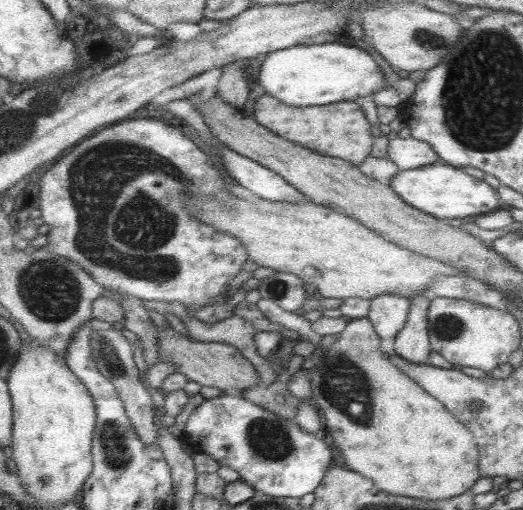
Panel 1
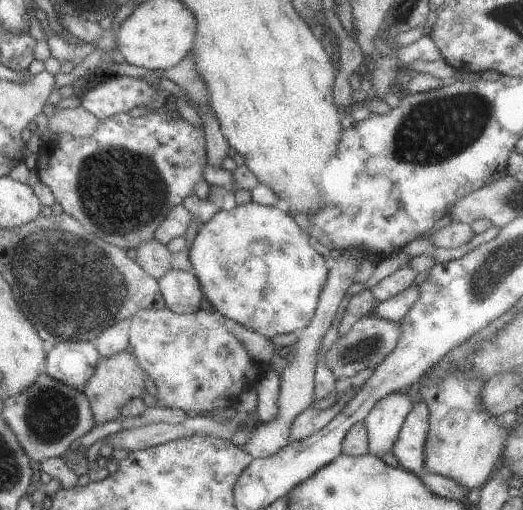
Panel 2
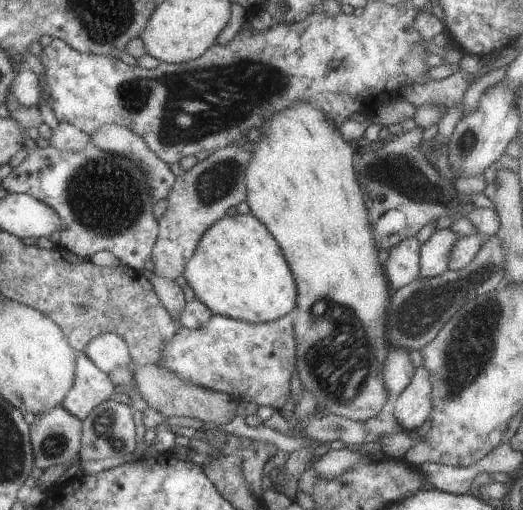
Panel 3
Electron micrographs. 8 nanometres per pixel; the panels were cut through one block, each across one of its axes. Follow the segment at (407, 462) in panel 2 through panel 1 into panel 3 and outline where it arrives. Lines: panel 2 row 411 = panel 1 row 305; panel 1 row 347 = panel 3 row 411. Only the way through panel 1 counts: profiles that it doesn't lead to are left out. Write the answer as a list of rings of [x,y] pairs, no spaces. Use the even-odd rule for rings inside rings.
[[[418,366],[414,368],[409,384],[391,404],[392,414],[401,430],[409,432],[425,422],[431,408],[429,394],[431,394],[429,372],[423,366]]]

